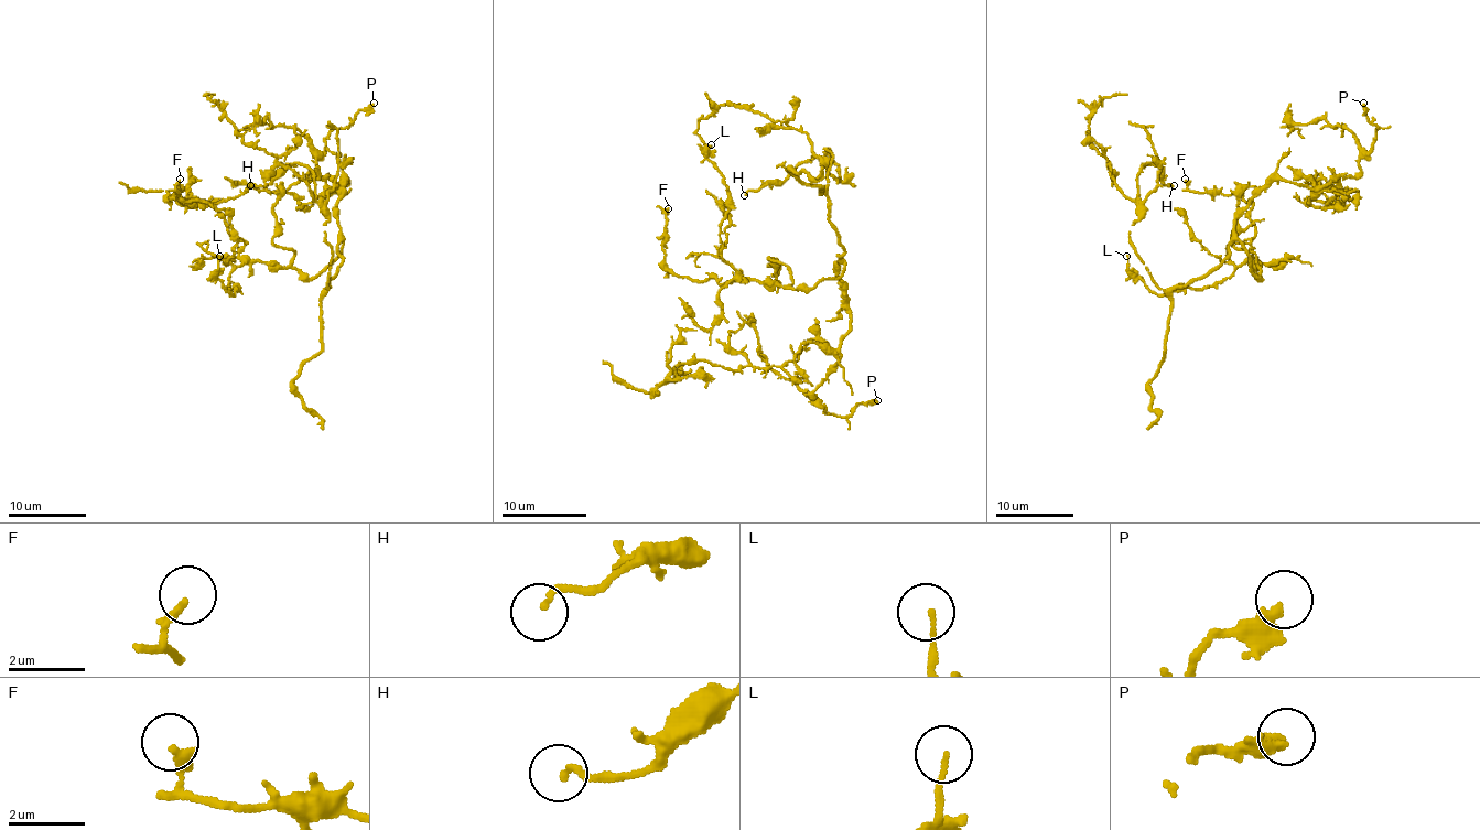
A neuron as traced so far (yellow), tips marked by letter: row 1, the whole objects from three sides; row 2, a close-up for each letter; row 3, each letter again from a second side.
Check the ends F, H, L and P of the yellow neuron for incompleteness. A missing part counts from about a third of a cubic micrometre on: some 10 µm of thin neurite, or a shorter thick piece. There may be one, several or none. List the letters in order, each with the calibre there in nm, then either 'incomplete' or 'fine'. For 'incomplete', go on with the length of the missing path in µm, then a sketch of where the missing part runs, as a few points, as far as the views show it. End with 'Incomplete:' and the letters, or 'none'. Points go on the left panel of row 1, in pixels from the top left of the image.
F: 220 nm | fine
H: 150 nm | fine
L: 100 nm | fine
P: 340 nm | fine
Incomplete: none

